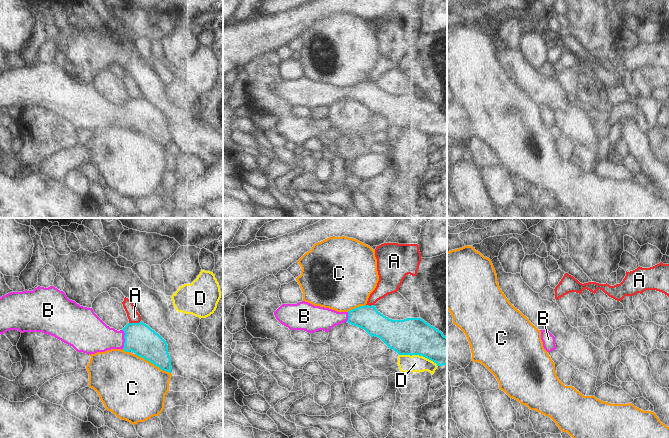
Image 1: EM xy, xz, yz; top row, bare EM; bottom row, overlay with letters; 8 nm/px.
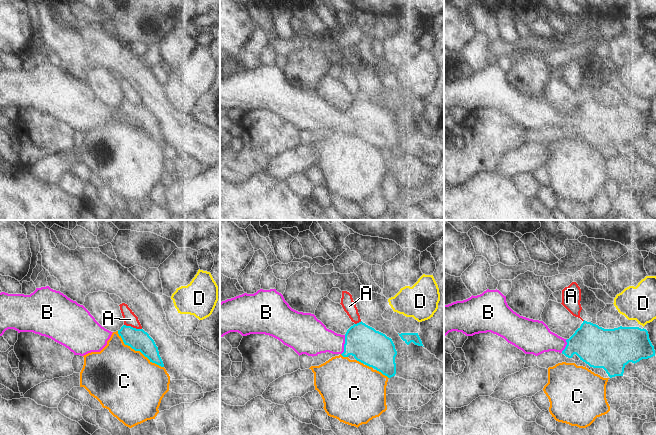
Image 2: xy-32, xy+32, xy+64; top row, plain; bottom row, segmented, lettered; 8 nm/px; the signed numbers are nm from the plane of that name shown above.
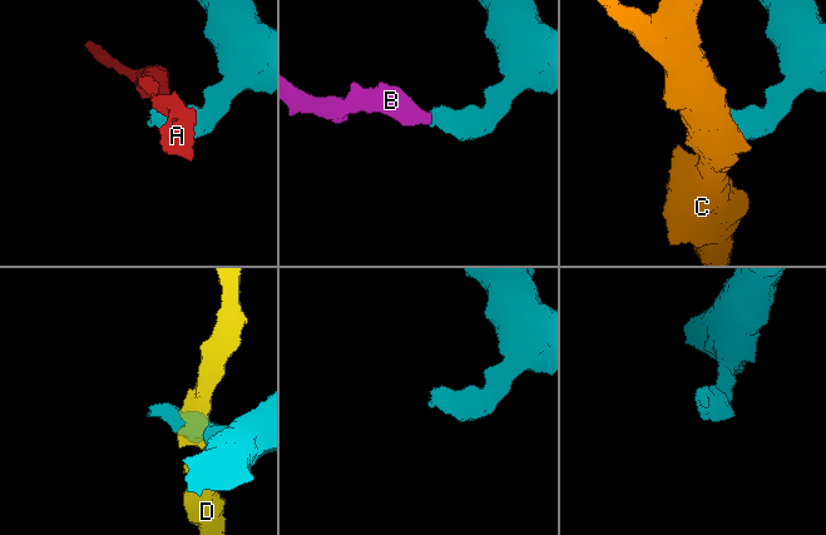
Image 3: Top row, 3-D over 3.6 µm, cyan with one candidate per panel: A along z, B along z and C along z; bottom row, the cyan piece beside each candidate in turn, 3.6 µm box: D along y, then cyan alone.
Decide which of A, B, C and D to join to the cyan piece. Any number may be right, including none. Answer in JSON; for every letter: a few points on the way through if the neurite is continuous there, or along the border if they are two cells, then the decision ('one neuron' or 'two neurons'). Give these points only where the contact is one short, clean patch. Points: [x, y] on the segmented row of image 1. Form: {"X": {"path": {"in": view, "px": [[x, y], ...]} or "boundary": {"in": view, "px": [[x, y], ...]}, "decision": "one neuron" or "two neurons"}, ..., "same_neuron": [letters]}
{"A": {"boundary": {"in": "xy", "px": [[140, 320], [129, 323]]}, "decision": "two neurons"}, "B": {"path": {"in": "xy", "px": [[139, 338], [124, 338], [100, 338], [93, 335]]}, "decision": "one neuron"}, "C": {"decision": "two neurons"}, "D": {"decision": "two neurons"}, "same_neuron": ["B"]}

